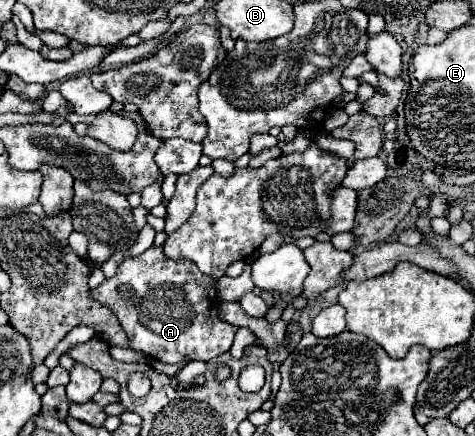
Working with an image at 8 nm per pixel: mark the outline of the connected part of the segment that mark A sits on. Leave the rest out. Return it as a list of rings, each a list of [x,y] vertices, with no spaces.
[[[152,245],[142,255],[118,263],[114,277],[90,289],[94,301],[108,307],[130,339],[130,347],[152,355],[162,363],[180,363],[184,357],[208,361],[232,347],[238,327],[220,321],[216,279],[198,271],[186,259],[170,259],[162,247]]]

